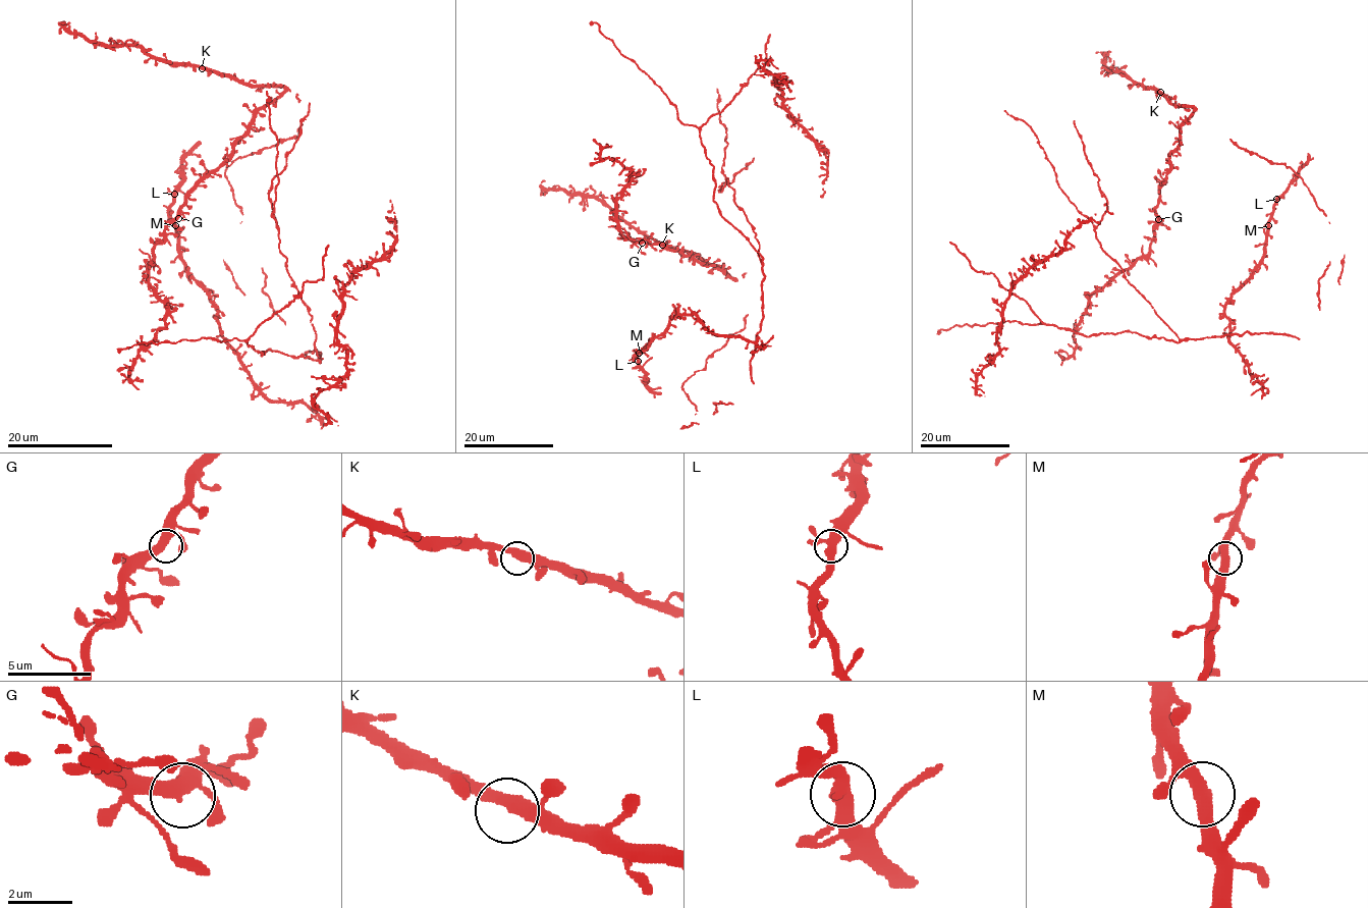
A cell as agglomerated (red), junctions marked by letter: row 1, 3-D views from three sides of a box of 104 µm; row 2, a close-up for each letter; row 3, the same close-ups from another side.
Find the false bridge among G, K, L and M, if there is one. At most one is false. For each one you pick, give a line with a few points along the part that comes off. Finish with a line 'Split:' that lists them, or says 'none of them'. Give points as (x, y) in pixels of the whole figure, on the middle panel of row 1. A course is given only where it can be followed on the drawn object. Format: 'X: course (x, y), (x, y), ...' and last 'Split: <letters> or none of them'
Split: none of them

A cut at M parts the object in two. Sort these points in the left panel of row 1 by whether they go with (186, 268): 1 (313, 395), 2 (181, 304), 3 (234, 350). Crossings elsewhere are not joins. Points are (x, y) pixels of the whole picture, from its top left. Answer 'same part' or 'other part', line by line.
1: other part
2: other part
3: same part

